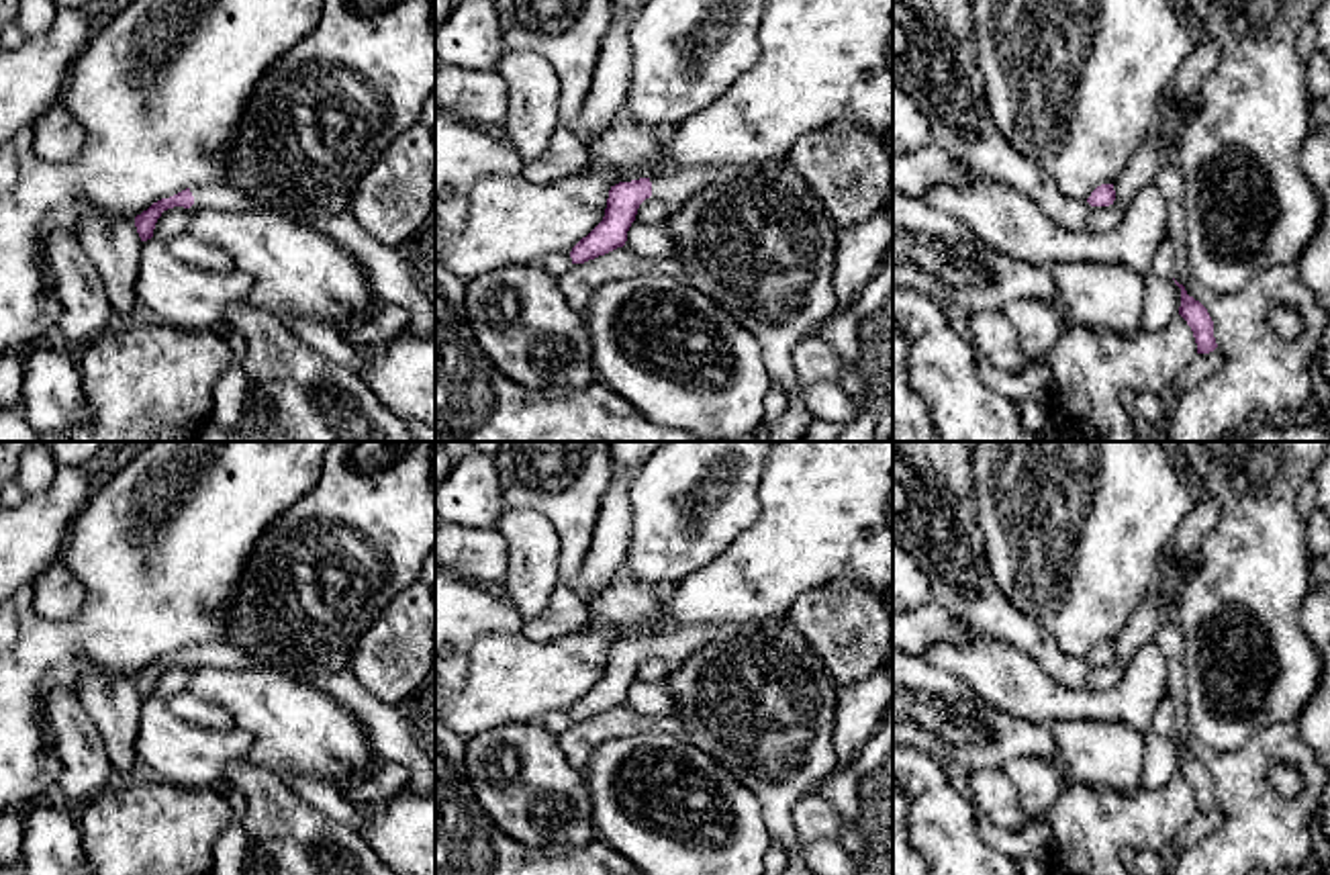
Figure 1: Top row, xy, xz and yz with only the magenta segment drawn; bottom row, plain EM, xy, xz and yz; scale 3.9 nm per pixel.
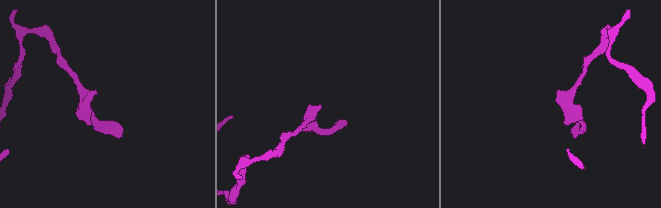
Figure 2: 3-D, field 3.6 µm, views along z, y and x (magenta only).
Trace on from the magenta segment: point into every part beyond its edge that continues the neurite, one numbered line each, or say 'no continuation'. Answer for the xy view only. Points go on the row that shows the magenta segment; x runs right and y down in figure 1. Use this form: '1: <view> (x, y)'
1: xy (219, 197)

